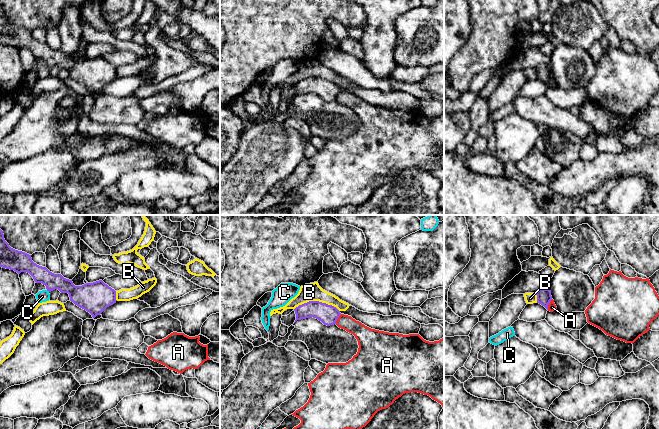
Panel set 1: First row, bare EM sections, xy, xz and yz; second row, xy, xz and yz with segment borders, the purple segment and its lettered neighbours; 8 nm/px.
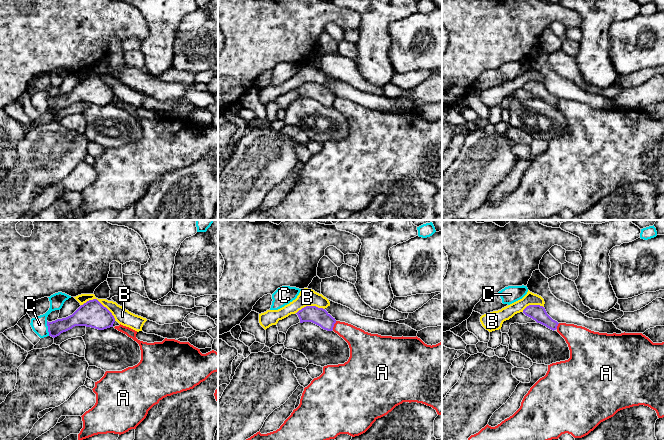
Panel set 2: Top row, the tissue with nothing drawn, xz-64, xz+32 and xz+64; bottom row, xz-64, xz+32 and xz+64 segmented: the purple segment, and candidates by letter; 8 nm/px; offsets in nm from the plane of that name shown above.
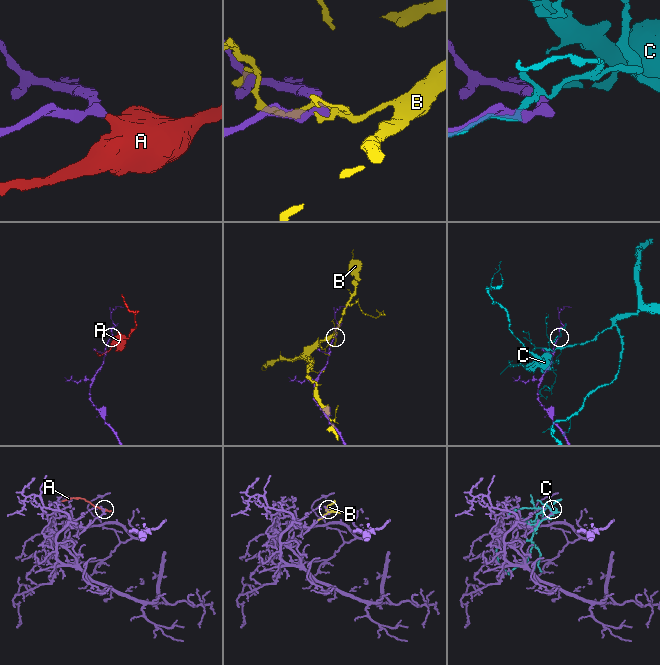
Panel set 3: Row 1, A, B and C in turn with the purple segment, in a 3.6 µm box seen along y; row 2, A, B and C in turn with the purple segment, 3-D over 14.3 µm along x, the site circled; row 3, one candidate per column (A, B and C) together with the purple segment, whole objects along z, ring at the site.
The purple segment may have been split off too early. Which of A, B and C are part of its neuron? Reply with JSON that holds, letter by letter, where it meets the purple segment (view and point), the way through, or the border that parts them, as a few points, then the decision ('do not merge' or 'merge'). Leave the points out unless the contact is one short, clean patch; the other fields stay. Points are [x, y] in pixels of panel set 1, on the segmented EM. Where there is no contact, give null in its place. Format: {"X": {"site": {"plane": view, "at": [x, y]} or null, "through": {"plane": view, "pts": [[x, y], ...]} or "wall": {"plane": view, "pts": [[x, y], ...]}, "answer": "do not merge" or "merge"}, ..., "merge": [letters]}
{"A": {"site": {"plane": "yz", "at": [548, 304]}, "wall": {"plane": "yz", "pts": [[552, 299], [547, 309]]}, "answer": "do not merge"}, "B": {"site": {"plane": "xz", "at": [317, 301]}, "answer": "do not merge"}, "C": {"site": {"plane": "xy", "at": [48, 290]}, "answer": "do not merge"}, "merge": []}

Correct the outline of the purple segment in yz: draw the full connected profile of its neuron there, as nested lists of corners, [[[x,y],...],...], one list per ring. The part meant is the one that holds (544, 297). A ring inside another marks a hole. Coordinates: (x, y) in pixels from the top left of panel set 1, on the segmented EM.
[[[542,288],[536,292],[536,295],[537,303],[541,304],[548,310],[548,305],[552,300],[551,290]]]

